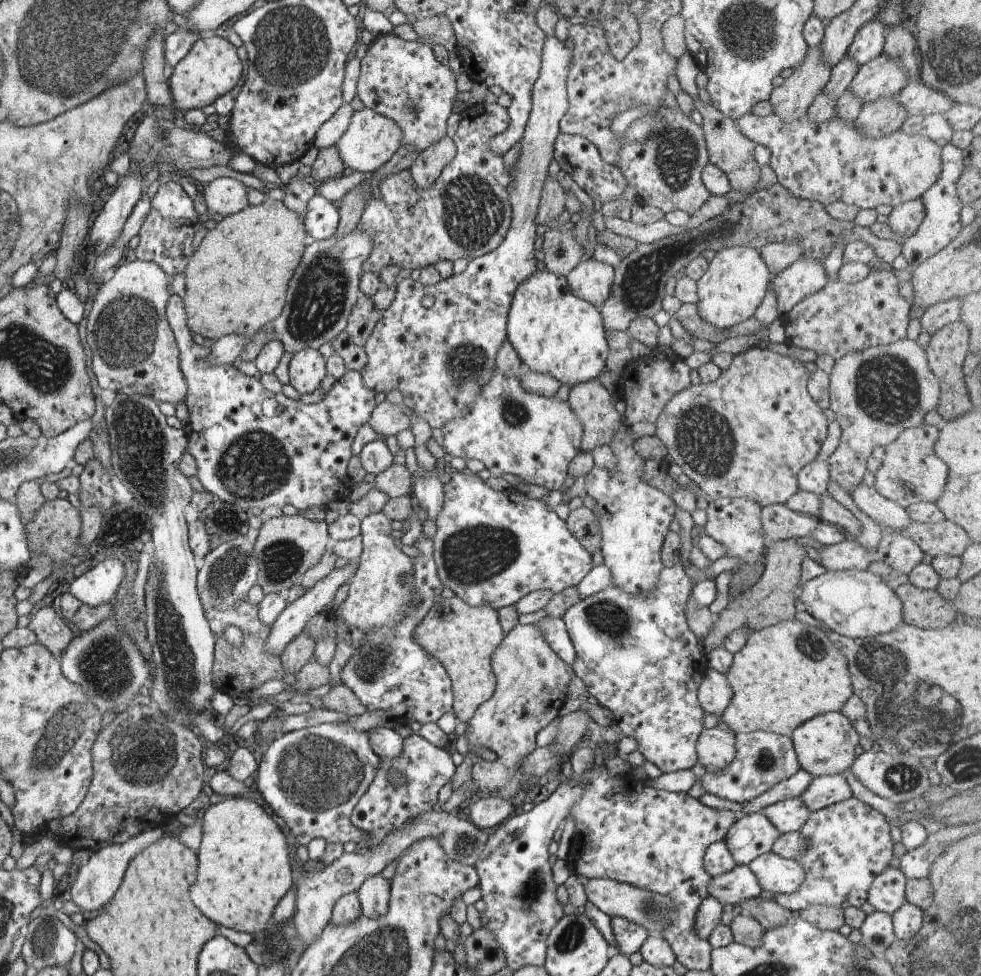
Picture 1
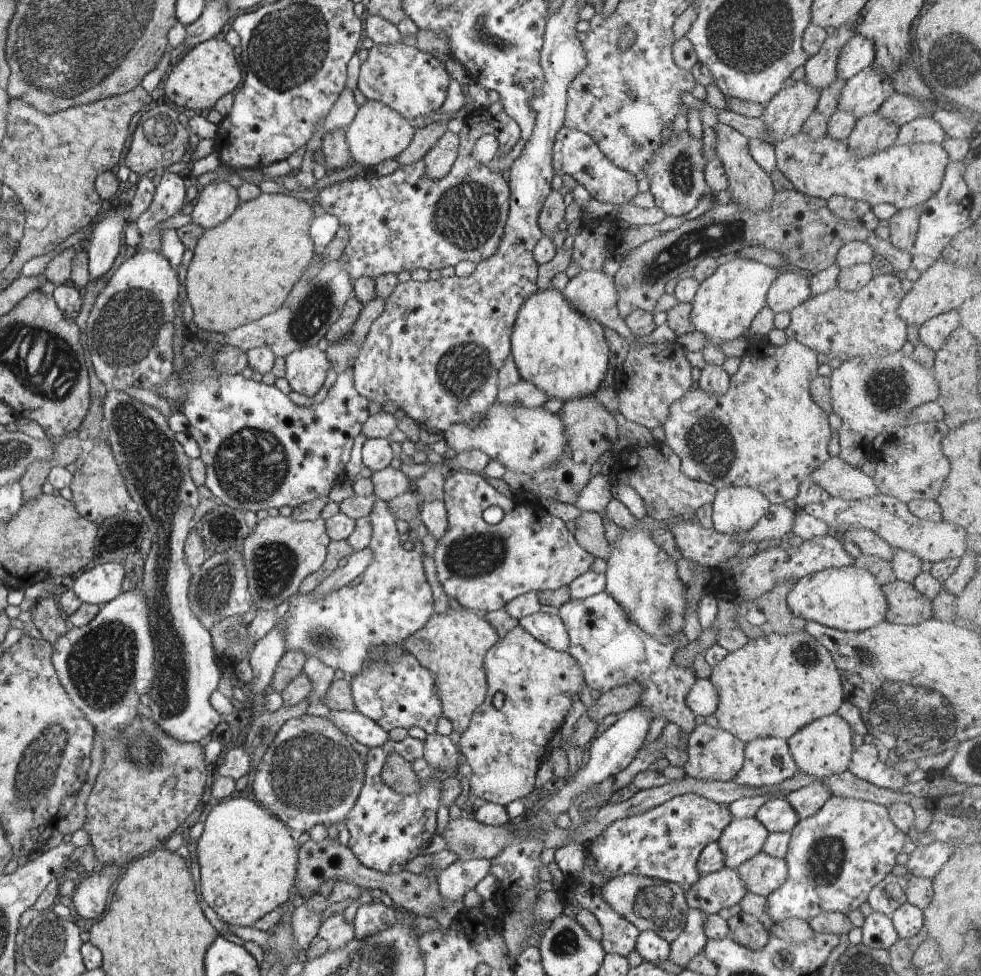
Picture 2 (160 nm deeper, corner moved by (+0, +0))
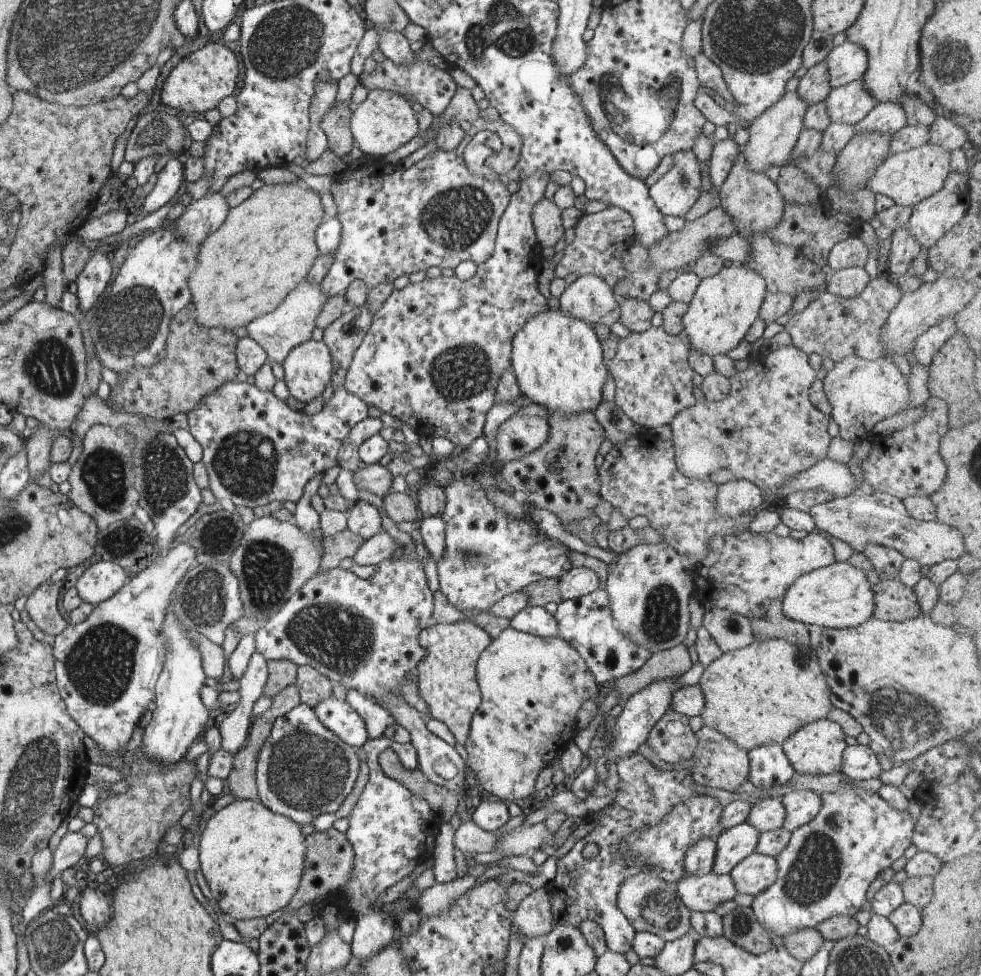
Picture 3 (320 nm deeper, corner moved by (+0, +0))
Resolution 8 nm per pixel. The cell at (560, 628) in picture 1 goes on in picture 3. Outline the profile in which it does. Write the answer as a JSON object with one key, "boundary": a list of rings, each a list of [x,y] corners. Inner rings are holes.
{"boundary":[[[535,605],[520,610],[510,619],[510,627],[542,638],[554,638],[560,634],[555,616]]]}

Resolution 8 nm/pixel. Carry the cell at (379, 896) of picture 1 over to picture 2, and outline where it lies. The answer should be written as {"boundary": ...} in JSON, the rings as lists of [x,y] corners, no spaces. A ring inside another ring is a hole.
{"boundary":[[[380,900],[359,907],[353,922],[355,938],[360,940],[390,928],[396,922],[395,909],[386,906]]]}

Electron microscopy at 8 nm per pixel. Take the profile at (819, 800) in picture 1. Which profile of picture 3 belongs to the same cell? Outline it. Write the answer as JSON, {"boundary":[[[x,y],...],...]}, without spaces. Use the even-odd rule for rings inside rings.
{"boundary":[[[807,789],[792,791],[786,794],[781,802],[786,808],[786,822],[783,828],[790,831],[808,824],[822,808],[822,796]]]}

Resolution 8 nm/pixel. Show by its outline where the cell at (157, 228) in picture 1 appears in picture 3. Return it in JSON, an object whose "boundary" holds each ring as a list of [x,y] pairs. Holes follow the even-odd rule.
{"boundary":[[[170,158],[166,166],[158,172],[158,181],[154,189],[145,197],[142,215],[152,214],[164,207],[178,194],[184,180],[183,164],[178,158]]]}

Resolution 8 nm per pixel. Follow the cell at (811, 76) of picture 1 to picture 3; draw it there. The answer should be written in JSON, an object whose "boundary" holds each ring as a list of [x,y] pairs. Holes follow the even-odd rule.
{"boundary":[[[785,92],[784,96],[770,106],[766,112],[762,112],[752,126],[748,127],[748,144],[742,147],[746,166],[752,172],[766,173],[770,166],[786,165],[788,156],[795,152],[795,146],[798,143],[800,134],[804,130],[804,116],[808,110],[808,104],[800,98],[797,92]]]}

